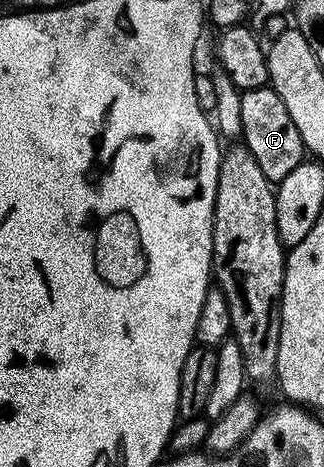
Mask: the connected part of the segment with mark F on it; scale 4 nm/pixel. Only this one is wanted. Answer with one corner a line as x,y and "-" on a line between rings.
270,85
249,89
241,94
241,136
242,146
257,157
257,165
261,165
261,173
272,185
278,185
297,169
297,165
305,162
305,148
301,141
301,133
297,133
297,125
293,125
293,117
289,117
289,109
285,109
285,101
277,97

